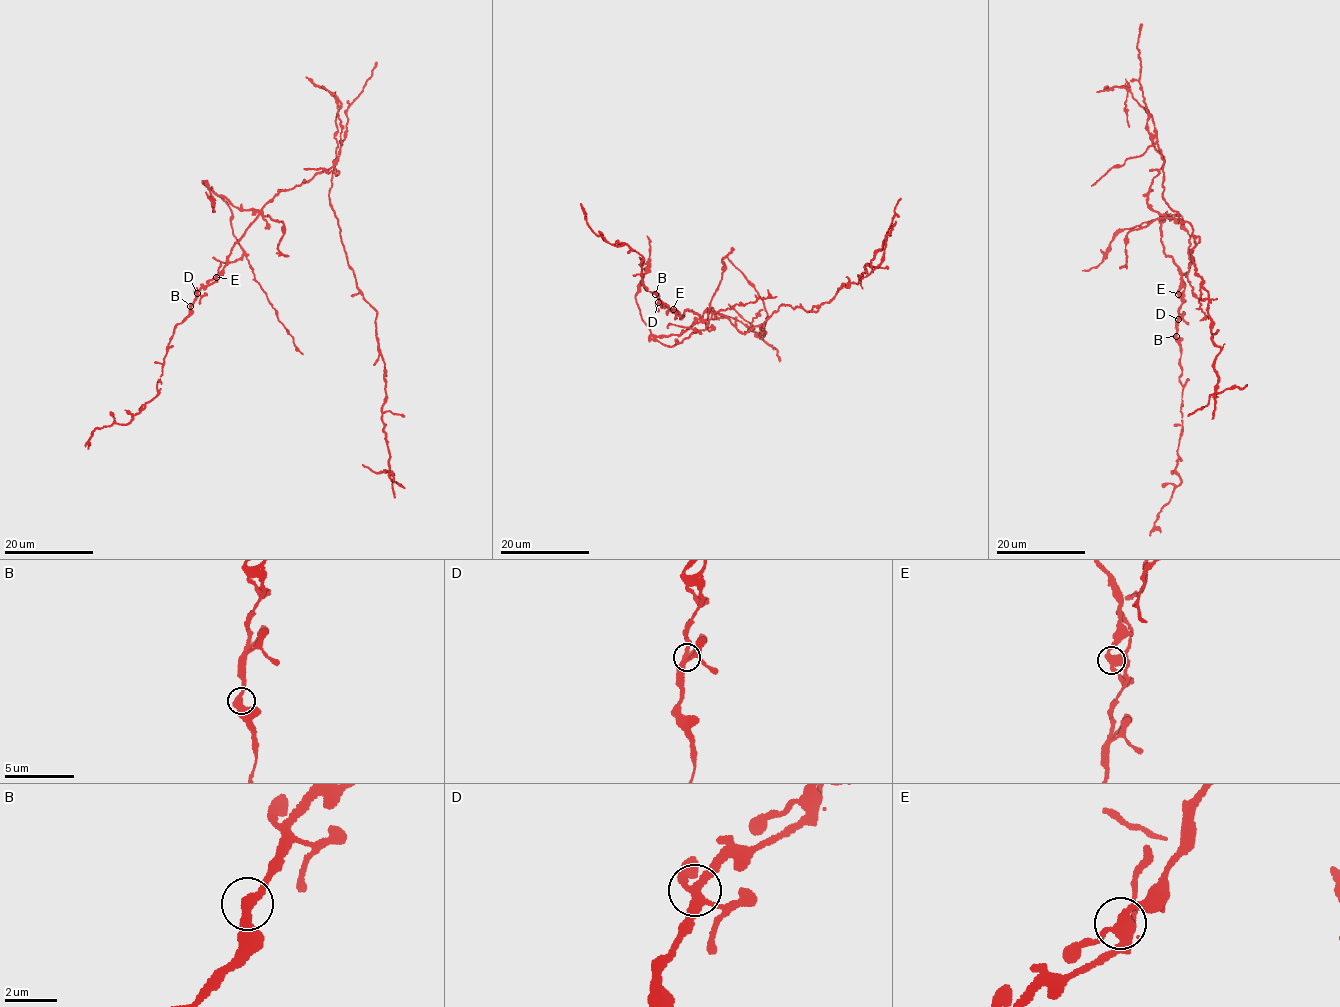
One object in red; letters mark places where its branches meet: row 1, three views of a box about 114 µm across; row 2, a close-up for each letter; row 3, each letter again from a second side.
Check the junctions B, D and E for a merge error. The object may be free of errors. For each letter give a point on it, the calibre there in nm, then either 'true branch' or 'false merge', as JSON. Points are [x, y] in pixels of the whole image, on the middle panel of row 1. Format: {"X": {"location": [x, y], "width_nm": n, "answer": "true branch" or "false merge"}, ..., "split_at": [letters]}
{"B": {"location": [655, 294], "width_nm": 360, "answer": "true branch"}, "D": {"location": [658, 302], "width_nm": 300, "answer": "true branch"}, "E": {"location": [673, 309], "width_nm": 320, "answer": "false merge"}, "split_at": ["E"]}

